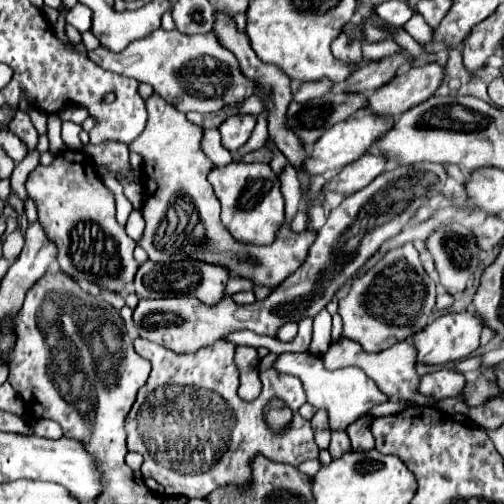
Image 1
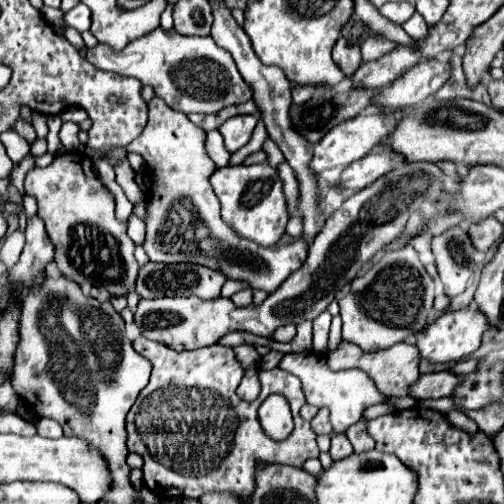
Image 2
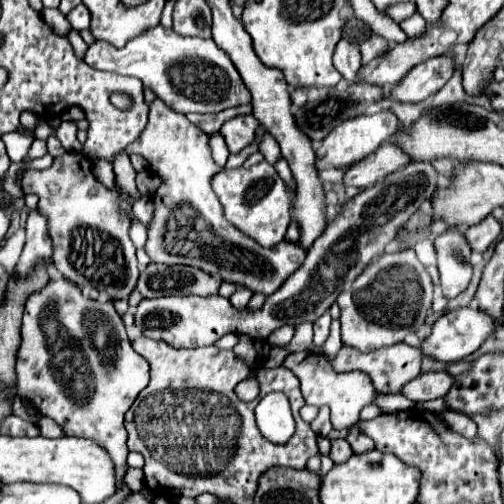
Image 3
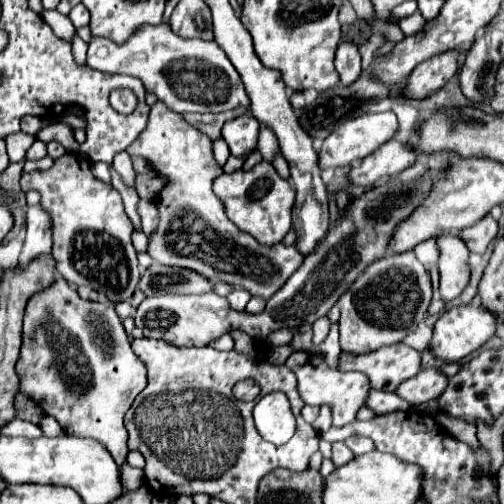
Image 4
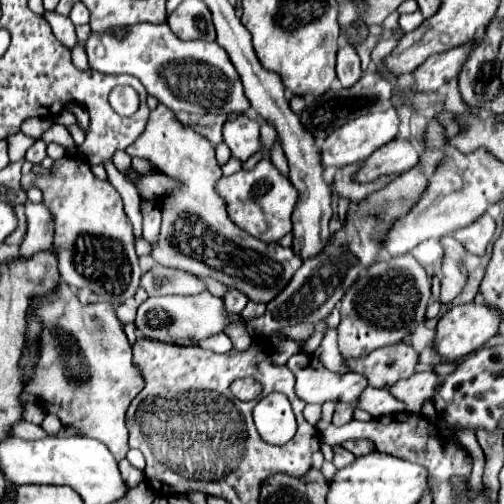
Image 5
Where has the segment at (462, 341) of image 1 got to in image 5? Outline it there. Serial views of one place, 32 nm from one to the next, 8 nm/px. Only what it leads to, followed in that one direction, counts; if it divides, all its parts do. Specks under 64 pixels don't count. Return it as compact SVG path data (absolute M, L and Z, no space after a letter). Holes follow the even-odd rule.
M466 302L460 306L450 308L440 320L438 320L438 328L436 328L436 350L440 356L448 358L448 360L458 360L462 356L468 356L470 352L476 352L478 348L482 348L496 332L498 326L502 322L500 310L492 308L484 302Z

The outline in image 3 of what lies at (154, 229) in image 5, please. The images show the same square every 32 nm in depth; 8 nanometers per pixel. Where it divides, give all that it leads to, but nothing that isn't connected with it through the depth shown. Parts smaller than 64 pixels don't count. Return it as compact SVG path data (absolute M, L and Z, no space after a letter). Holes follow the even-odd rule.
M140 198L136 204L134 204L134 214L136 218L146 226L150 228L150 222L152 222L152 216L154 216L154 208L152 208L152 198Z

